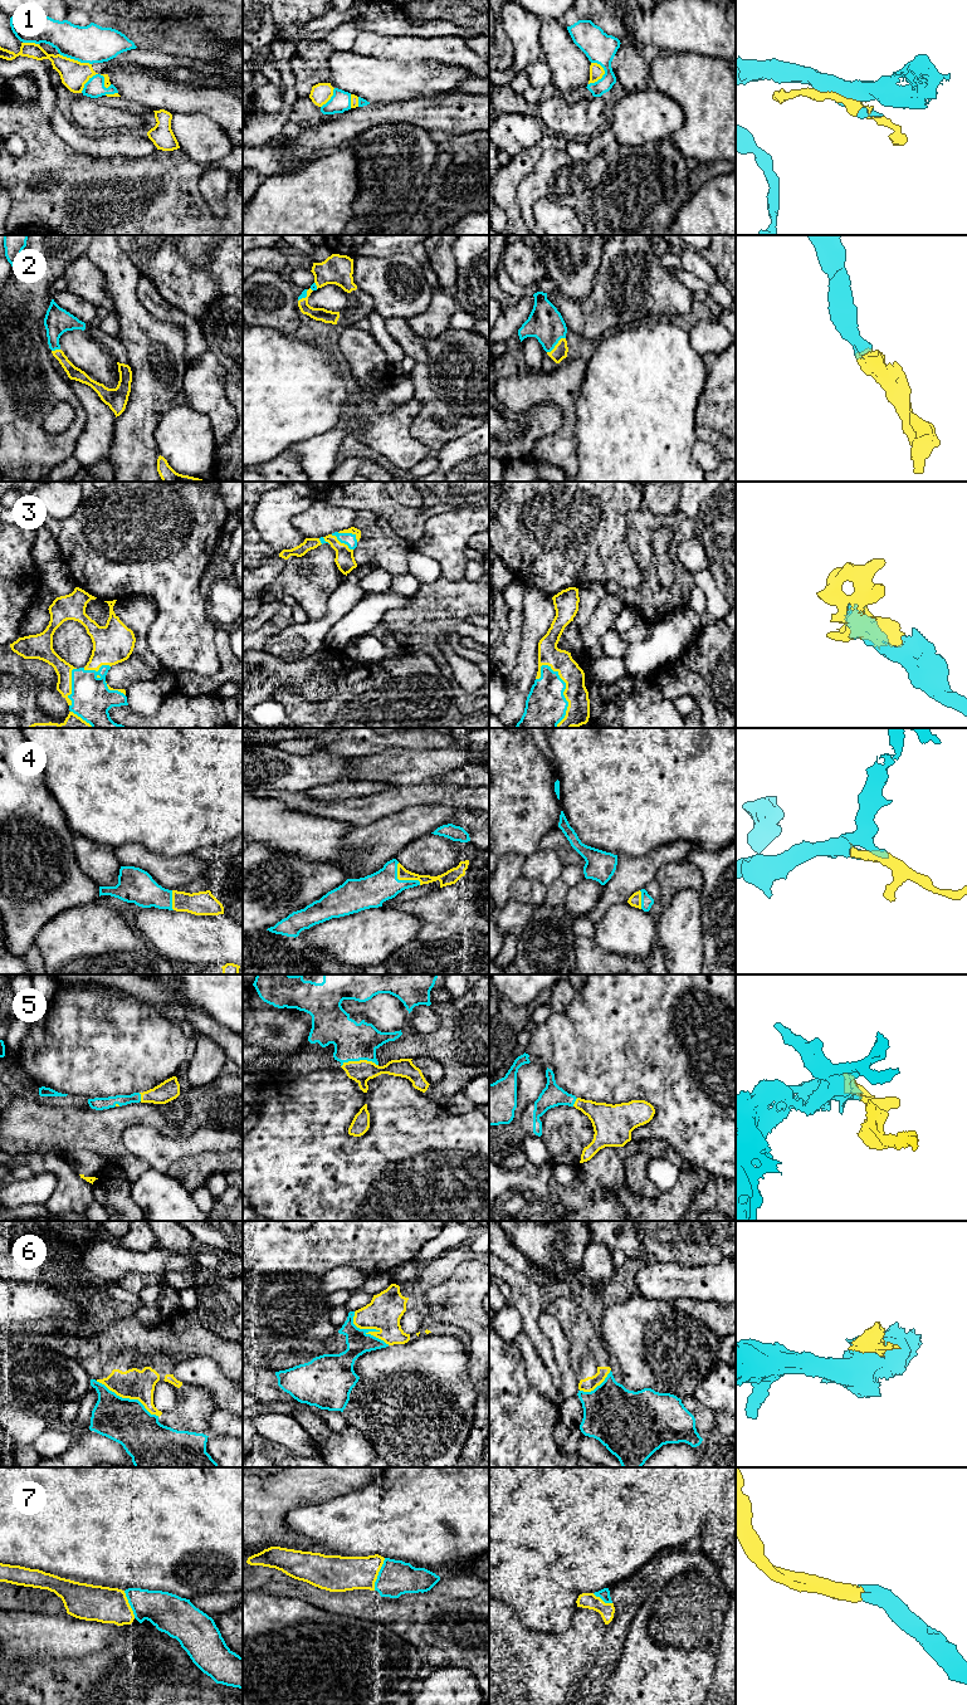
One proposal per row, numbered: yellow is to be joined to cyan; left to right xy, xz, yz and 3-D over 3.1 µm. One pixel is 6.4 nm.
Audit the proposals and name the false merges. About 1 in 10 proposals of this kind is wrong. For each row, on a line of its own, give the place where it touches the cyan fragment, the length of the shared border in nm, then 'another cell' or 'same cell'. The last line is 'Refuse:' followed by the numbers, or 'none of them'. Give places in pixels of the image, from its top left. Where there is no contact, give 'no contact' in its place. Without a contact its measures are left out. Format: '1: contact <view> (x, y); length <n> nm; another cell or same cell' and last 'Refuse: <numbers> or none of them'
1: contact yz (602, 76); length 160 nm; same cell
2: contact yz (556, 343); length 160 nm; same cell
3: contact yz (562, 693); length 420 nm; same cell
4: contact xz (403, 880); length 200 nm; same cell
5: contact xz (359, 1060); length 240 nm; same cell
6: contact xz (366, 1329); length 320 nm; another cell
7: contact xz (379, 1574); length 220 nm; same cell
Refuse: 6

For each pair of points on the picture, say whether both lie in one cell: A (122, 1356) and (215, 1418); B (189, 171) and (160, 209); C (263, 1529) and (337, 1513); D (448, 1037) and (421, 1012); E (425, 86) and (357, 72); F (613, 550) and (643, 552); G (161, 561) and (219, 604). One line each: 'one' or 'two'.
A: two
B: one
C: two
D: two
E: one
F: two
G: two

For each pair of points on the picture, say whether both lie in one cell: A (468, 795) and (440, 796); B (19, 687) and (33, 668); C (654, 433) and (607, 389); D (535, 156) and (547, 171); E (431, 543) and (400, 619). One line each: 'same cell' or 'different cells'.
A: same cell
B: different cells
C: same cell
D: different cells
E: different cells

